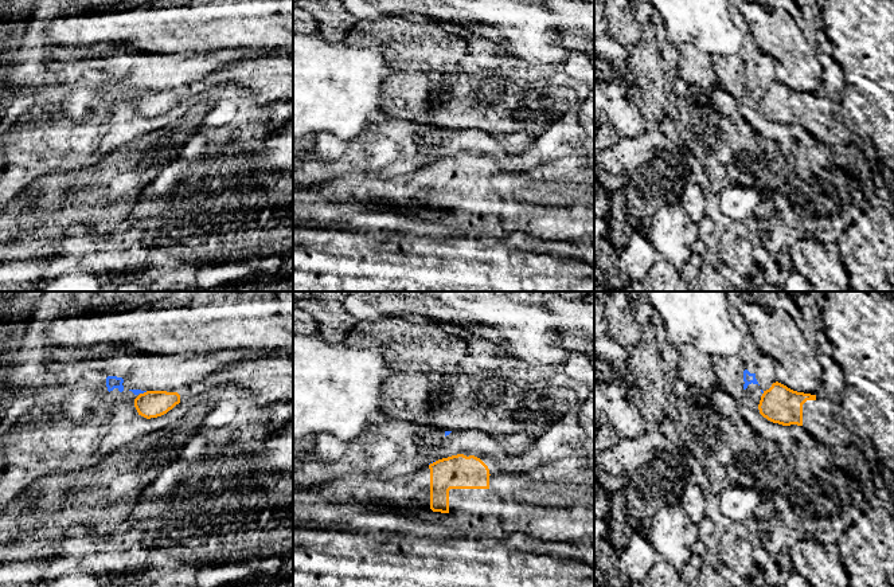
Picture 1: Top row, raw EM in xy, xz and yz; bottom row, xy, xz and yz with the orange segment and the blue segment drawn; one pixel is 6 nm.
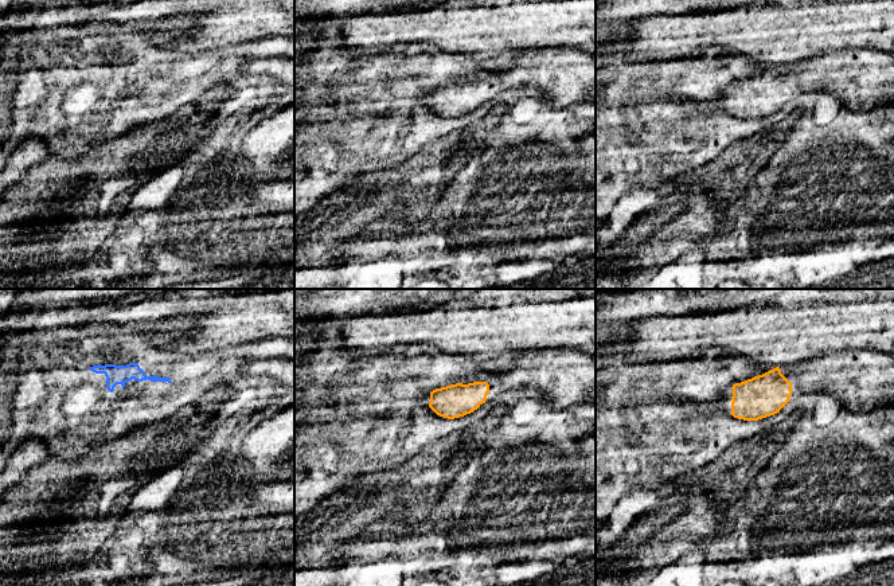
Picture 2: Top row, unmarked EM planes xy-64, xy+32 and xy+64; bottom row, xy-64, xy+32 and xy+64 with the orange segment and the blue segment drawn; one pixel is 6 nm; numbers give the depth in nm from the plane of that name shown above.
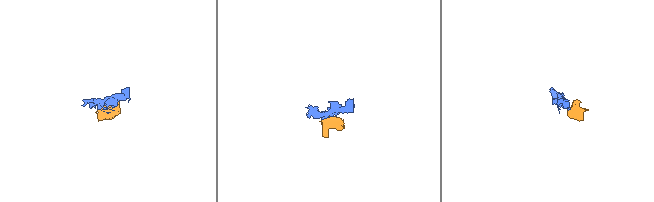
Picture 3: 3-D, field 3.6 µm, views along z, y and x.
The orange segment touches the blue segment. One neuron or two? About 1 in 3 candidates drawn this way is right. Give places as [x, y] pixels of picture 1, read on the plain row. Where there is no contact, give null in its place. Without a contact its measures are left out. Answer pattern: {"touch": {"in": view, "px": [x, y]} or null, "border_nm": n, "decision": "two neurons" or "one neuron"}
{"touch": {"in": "xy", "px": [144, 92]}, "border_nm": 50, "decision": "two neurons"}

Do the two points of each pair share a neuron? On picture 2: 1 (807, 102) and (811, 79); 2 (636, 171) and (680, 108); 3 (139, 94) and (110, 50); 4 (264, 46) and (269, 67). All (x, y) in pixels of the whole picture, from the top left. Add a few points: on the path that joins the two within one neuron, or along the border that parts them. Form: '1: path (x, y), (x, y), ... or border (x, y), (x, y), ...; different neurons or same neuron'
1: border (818, 90), (807, 90), (803, 94); different neurons
2: path (656, 170), (680, 145), (680, 128); same neuron
3: border (105, 62), (113, 63); different neurons
4: border (280, 54), (250, 59); different neurons

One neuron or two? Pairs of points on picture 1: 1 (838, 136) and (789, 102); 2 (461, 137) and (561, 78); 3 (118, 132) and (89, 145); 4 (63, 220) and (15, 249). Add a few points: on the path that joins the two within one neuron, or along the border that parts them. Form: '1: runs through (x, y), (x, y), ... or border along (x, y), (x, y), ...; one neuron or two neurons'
1: runs through (826, 134), (801, 113); one neuron
2: border along (452, 130), (481, 129), (499, 141); two neurons
3: runs through (112, 132), (102, 132), (96, 139); one neuron
4: runs through (51, 222), (27, 237); one neuron

